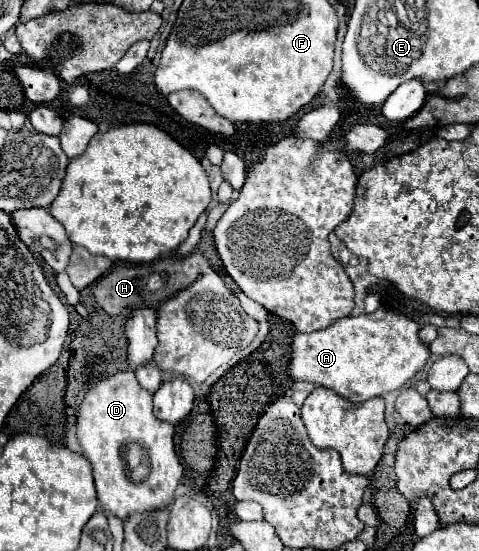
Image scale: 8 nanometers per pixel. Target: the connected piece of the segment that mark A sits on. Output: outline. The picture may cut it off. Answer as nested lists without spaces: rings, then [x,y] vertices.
[[[380,307],[378,311],[370,315],[344,317],[340,321],[334,321],[334,325],[322,331],[294,335],[292,337],[292,361],[290,361],[288,373],[296,381],[312,381],[316,385],[336,391],[348,401],[362,403],[366,399],[380,397],[384,393],[406,387],[408,381],[424,367],[424,363],[430,359],[430,347],[420,339],[418,331],[420,331],[420,325],[416,321],[386,307]]]

